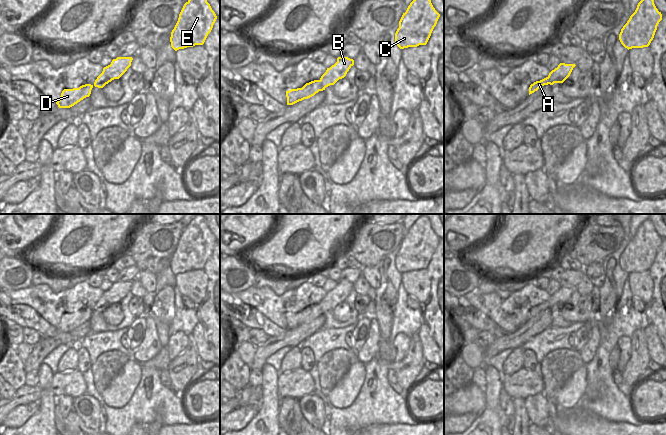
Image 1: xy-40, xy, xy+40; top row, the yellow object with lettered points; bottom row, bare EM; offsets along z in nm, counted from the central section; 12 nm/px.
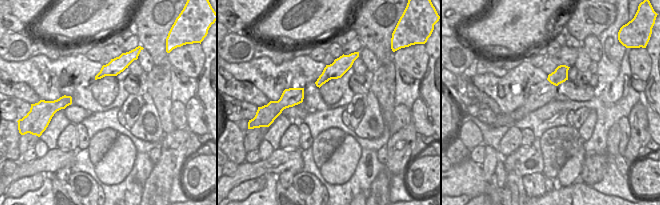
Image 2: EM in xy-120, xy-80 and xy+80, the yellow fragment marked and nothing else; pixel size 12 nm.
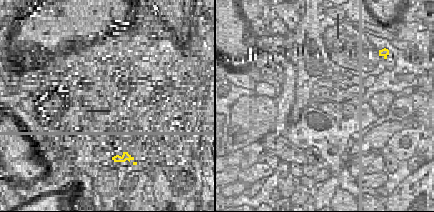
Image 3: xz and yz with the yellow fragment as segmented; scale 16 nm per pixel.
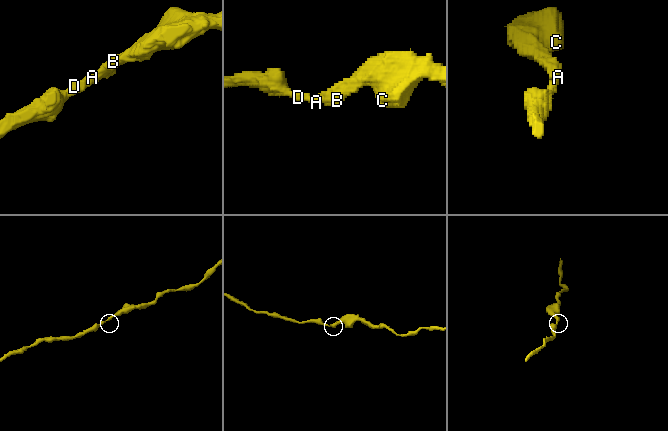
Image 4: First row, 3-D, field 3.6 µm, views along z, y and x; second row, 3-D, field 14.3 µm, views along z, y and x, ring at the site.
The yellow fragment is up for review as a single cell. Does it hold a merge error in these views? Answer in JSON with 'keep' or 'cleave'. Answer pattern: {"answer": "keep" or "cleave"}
{"answer": "keep"}

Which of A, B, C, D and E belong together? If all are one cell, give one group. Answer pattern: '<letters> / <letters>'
A B C D E

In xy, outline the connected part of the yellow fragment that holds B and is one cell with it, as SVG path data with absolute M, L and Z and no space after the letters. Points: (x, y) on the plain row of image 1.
M338 281L337 286L321 300L319 304L306 307L302 312L286 315L287 329L293 329L304 323L314 320L326 311L334 309L339 303L346 300L349 293L354 289L354 284L348 281Z

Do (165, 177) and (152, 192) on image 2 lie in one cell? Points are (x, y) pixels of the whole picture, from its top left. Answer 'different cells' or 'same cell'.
same cell

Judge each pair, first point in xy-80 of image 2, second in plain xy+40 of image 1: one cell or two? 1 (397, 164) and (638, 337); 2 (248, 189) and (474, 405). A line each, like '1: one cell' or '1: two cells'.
1: one cell
2: two cells

